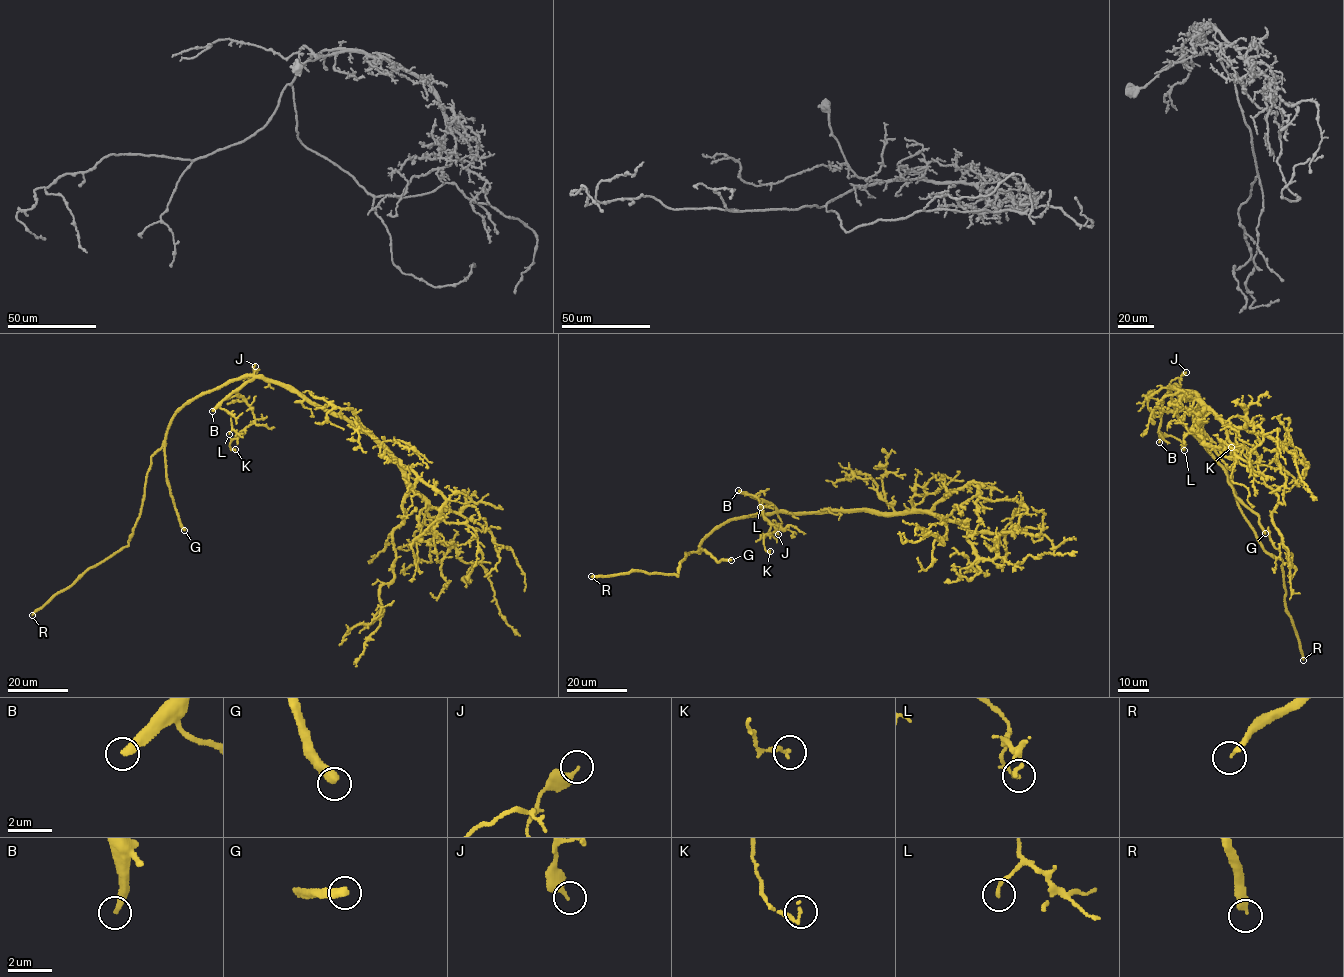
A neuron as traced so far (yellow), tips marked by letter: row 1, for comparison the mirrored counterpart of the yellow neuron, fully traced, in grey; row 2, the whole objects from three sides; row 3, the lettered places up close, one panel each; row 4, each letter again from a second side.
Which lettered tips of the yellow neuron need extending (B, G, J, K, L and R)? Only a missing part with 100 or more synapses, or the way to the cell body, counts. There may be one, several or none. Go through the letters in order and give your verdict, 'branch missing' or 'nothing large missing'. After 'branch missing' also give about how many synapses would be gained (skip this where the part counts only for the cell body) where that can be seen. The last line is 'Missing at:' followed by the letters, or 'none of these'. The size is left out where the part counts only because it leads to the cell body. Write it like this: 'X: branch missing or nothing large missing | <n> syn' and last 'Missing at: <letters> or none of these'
B: branch missing
G: branch missing | 250 syn
J: nothing large missing
K: nothing large missing
L: nothing large missing
R: branch missing | 170 syn
Missing at: B, G, R

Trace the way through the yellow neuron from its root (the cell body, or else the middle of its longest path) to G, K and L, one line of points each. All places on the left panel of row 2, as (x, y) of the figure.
G: (281, 382), (249, 376), (232, 379), (190, 400), (173, 417), (165, 438), (165, 476), (184, 530)
K: (281, 382), (253, 377), (237, 390), (237, 395), (243, 398), (255, 419), (231, 441), (230, 448), (235, 449)
L: (281, 382), (253, 377), (222, 402), (220, 407), (231, 416), (232, 430), (229, 434)

